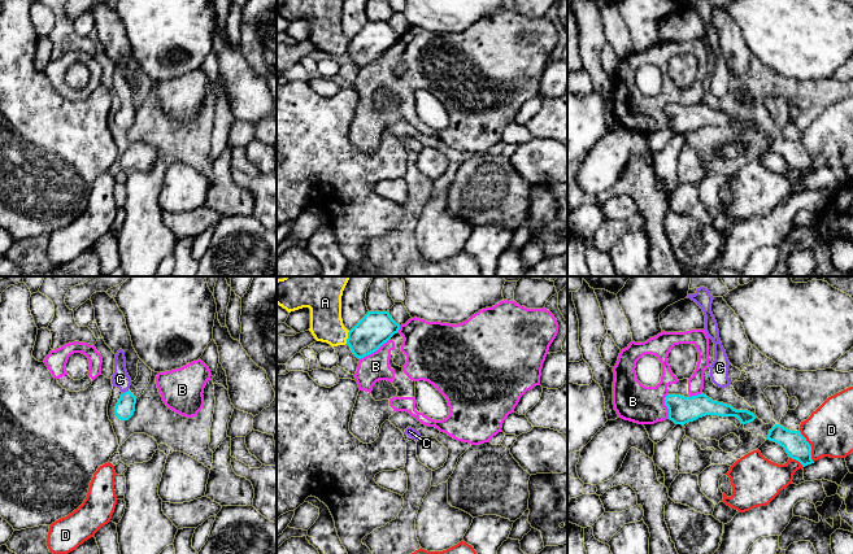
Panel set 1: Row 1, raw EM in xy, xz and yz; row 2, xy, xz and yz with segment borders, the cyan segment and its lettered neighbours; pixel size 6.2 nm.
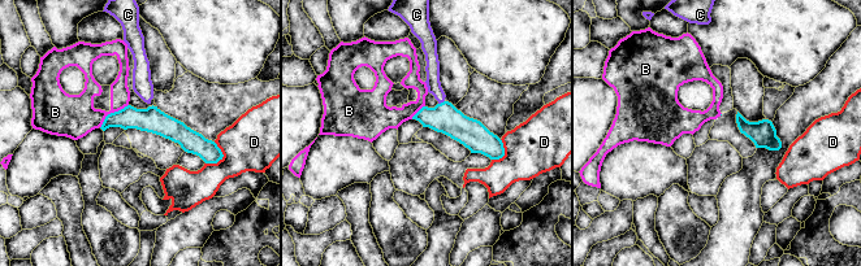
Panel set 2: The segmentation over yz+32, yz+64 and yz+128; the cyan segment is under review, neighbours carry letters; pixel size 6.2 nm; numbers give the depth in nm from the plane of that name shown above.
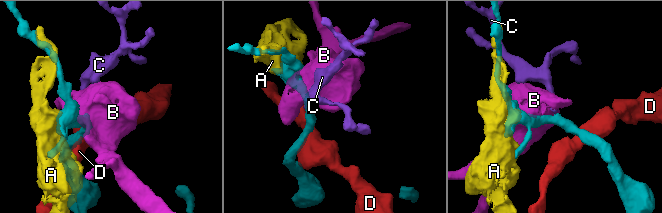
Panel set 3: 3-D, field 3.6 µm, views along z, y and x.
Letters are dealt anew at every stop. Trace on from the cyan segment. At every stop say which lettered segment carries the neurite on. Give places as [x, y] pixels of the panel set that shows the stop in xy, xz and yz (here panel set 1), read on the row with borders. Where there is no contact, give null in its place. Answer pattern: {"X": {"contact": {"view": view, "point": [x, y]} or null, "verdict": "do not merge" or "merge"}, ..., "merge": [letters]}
{"A": {"contact": {"view": "xz", "point": [348, 337]}, "verdict": "do not merge"}, "B": {"contact": {"view": "xz", "point": [374, 350]}, "verdict": "do not merge"}, "C": {"contact": {"view": "xy", "point": [125, 392]}, "verdict": "merge"}, "D": {"contact": {"view": "yz", "point": [810, 446]}, "verdict": "do not merge"}, "merge": ["C"]}

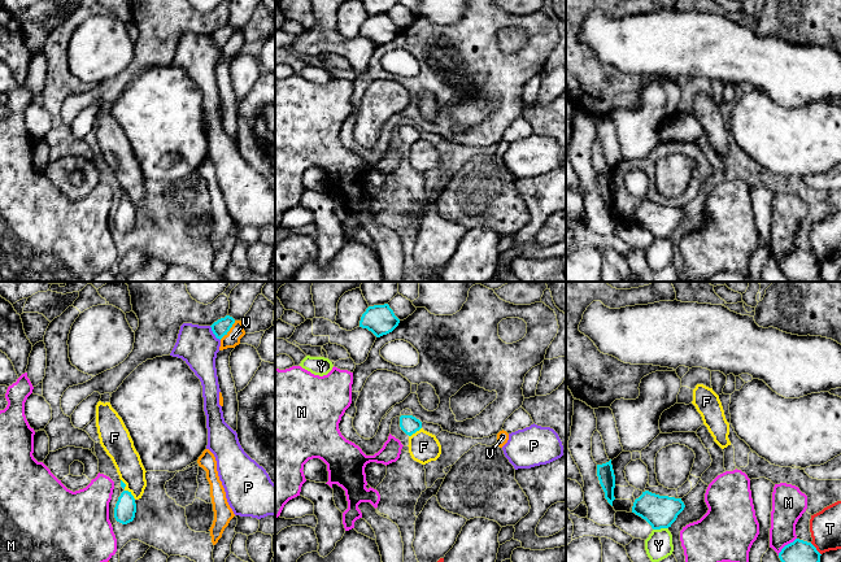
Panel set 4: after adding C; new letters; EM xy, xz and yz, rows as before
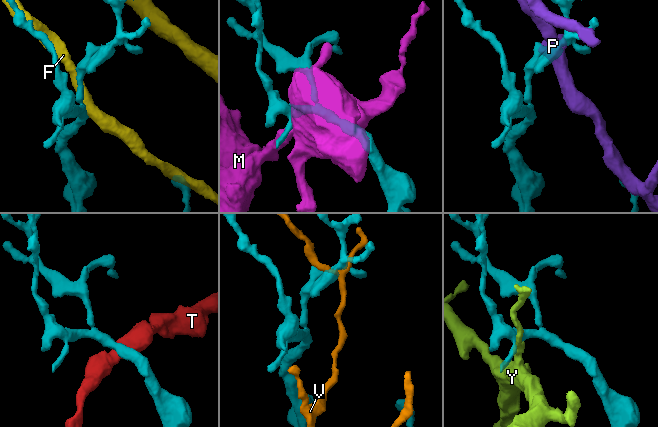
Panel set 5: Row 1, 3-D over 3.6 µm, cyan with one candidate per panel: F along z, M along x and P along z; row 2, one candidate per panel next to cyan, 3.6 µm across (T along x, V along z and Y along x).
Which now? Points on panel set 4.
{"F": {"contact": {"view": "xy", "point": [126, 491]}, "verdict": "do not merge"}, "M": {"contact": {"view": "yz", "point": [785, 545]}, "verdict": "do not merge"}, "P": {"contact": {"view": "xy", "point": [213, 332]}, "verdict": "do not merge"}, "T": {"contact": {"view": "yz", "point": [815, 549]}, "verdict": "do not merge"}, "V": {"contact": {"view": "xy", "point": [229, 330]}, "verdict": "do not merge"}, "Y": {"contact": {"view": "yz", "point": [659, 528]}, "verdict": "do not merge"}, "merge": []}

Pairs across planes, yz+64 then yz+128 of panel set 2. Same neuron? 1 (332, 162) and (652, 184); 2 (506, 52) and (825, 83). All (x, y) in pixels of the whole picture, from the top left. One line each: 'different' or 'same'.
1: same
2: different

